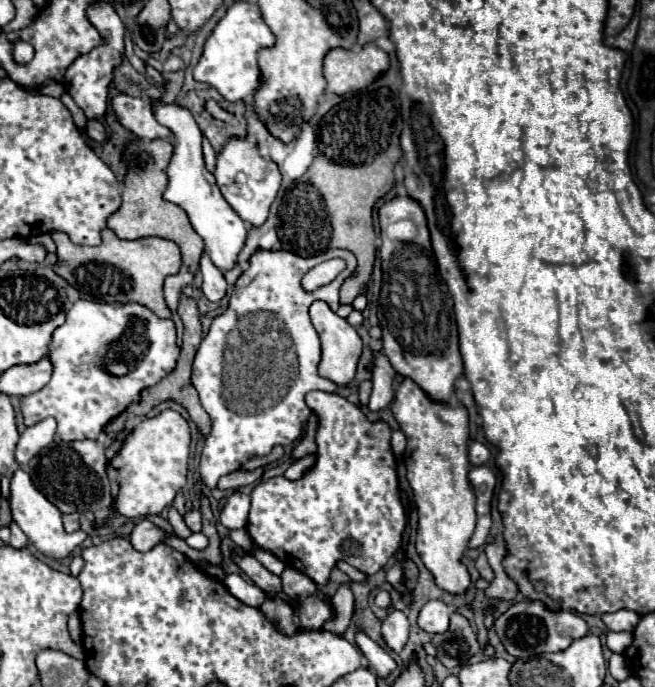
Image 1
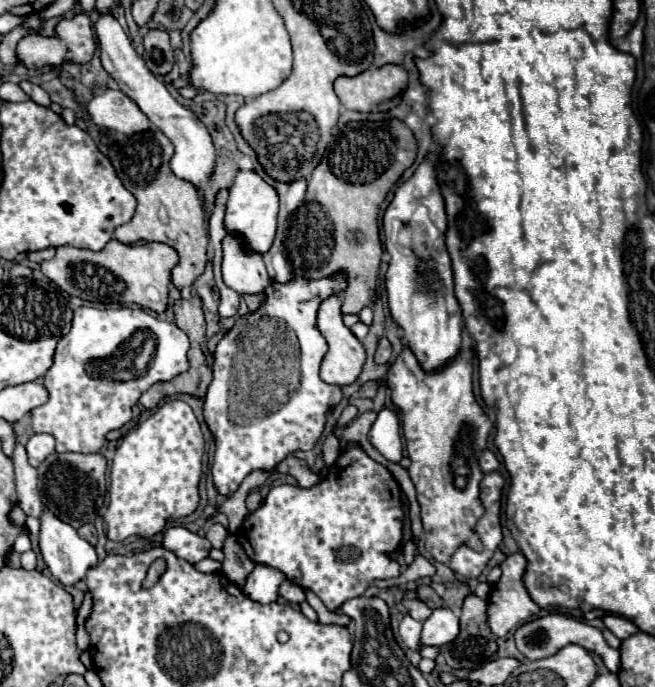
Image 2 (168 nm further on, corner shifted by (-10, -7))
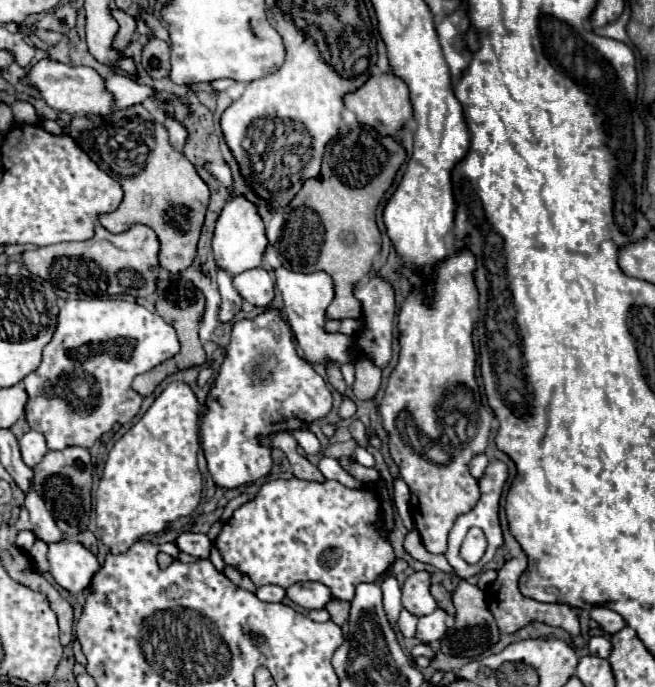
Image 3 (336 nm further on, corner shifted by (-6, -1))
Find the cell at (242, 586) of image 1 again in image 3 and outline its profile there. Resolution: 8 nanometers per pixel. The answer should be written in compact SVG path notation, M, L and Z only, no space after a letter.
M259 586L255 596L263 602L281 602L285 598L285 590L281 586Z

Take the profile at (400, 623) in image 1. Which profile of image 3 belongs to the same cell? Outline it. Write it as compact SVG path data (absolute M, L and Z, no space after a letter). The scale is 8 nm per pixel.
M401 610L397 624L399 624L399 630L401 630L401 634L403 634L405 638L413 638L413 636L415 636L415 626L417 626L417 620L419 620L419 618L417 618L417 616L413 616L411 612Z

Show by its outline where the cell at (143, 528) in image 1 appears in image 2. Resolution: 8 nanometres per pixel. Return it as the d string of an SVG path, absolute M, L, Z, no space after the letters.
M181 526L167 528L163 534L163 546L171 552L175 552L179 558L195 564L209 556L211 542L199 534L193 534Z

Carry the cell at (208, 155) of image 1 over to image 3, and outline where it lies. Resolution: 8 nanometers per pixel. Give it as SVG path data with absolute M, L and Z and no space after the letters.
M217 268L217 284L219 284L219 292L221 292L221 312L219 312L219 320L221 322L231 322L233 316L241 310L243 298L233 288L231 274L227 274L227 270L223 270L223 268Z

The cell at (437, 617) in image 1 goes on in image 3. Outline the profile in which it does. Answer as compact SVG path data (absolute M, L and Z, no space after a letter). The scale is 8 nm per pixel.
M437 608L433 610L431 614L427 616L421 616L419 618L419 624L417 624L417 638L425 644L429 642L435 642L435 640L441 640L445 630L447 630L447 612Z

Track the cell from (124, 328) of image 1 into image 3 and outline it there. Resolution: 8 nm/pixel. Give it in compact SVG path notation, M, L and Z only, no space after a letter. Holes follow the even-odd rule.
M110 296L67 299L67 302L61 306L53 340L43 348L41 366L23 380L23 388L29 394L29 400L25 404L25 418L31 426L31 430L41 432L45 436L49 450L63 450L67 446L91 448L105 432L109 432L113 428L115 422L125 424L139 412L141 396L131 388L133 378L141 372L147 372L147 370L159 366L165 360L171 360L177 354L179 354L179 340L177 340L175 328L173 328L173 324L165 322L159 314L153 314L135 302L119 300ZM74 371L91 374L90 385L95 391L95 406L79 408L73 404L76 397L71 392L69 396L63 394Z

